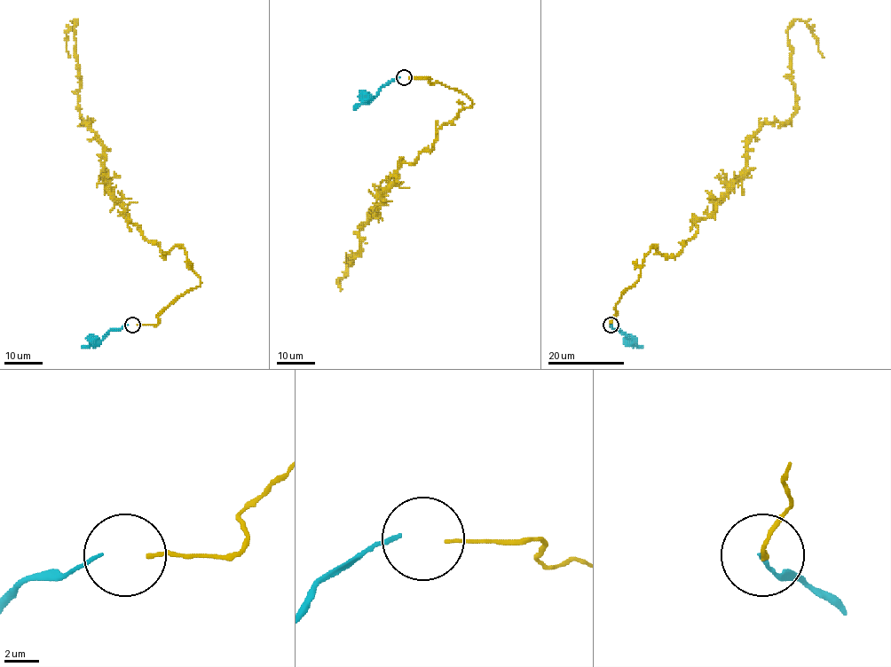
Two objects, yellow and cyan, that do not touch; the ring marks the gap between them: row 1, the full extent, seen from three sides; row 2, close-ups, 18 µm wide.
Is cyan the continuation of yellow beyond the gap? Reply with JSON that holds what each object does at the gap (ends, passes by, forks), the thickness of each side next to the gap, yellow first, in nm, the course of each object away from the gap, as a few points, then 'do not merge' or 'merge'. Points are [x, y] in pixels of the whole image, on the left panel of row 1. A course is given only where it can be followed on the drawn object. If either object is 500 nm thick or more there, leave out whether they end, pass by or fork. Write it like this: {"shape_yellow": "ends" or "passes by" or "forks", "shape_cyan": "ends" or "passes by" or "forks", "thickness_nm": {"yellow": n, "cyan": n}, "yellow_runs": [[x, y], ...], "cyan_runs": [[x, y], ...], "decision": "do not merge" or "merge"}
{"shape_yellow": "ends", "shape_cyan": "ends", "thickness_nm": {"yellow": 220, "cyan": 240}, "yellow_runs": [[137, 325], [155, 325], [200, 276], [110, 193], [104, 145], [78, 110], [77, 19], [68, 57]], "cyan_runs": [[127, 324], [112, 329], [101, 340], [94, 341]], "decision": "do not merge"}

